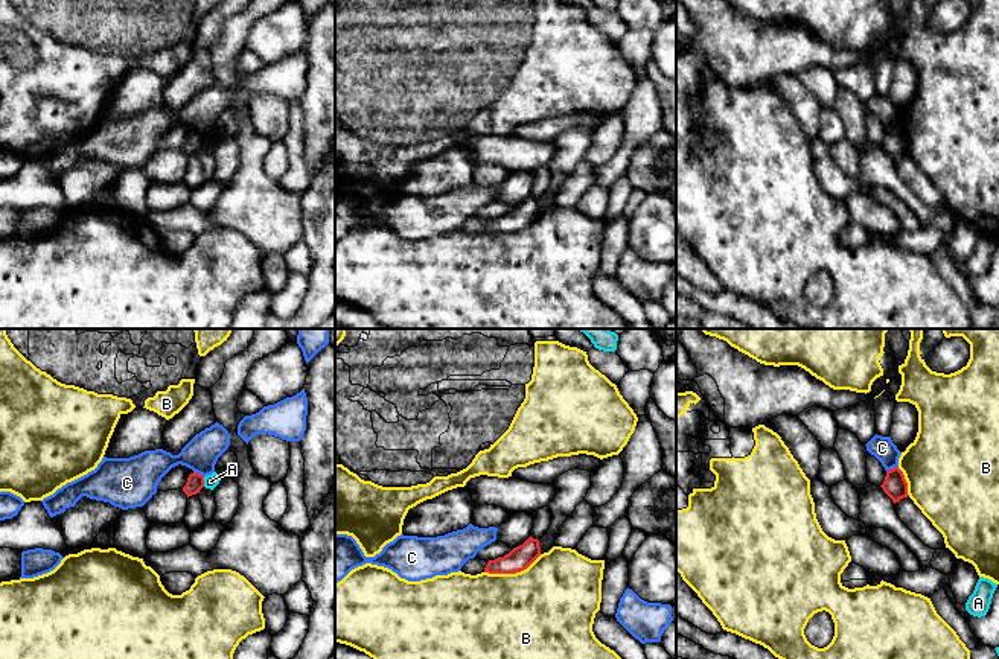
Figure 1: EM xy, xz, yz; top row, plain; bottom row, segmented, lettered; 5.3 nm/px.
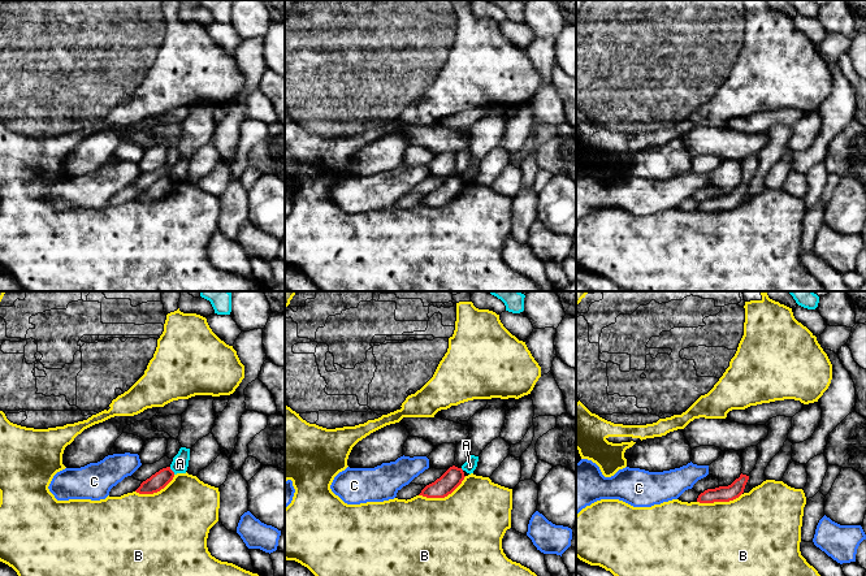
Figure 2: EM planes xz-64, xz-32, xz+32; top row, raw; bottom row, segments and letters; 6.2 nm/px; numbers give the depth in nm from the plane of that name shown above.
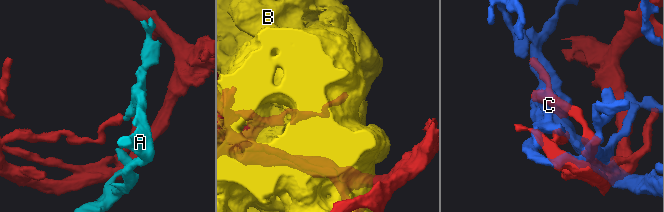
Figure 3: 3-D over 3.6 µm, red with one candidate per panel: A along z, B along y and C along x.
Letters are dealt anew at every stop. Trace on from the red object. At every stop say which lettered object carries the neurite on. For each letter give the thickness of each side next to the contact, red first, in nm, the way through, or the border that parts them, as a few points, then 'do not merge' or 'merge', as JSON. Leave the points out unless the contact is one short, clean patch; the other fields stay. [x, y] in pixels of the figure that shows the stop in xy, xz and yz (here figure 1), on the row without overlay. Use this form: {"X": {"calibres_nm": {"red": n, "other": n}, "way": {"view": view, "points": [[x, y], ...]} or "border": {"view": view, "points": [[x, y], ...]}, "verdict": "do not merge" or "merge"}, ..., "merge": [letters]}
{"A": {"calibres_nm": {"red": 90, "other": 80}, "border": {"view": "xy", "points": [[203, 136], [204, 145]]}, "verdict": "do not merge"}, "B": {"calibres_nm": {"red": 120, "other": 500}, "verdict": "do not merge"}, "C": {"calibres_nm": {"red": 120, "other": 120}, "verdict": "do not merge"}, "merge": []}

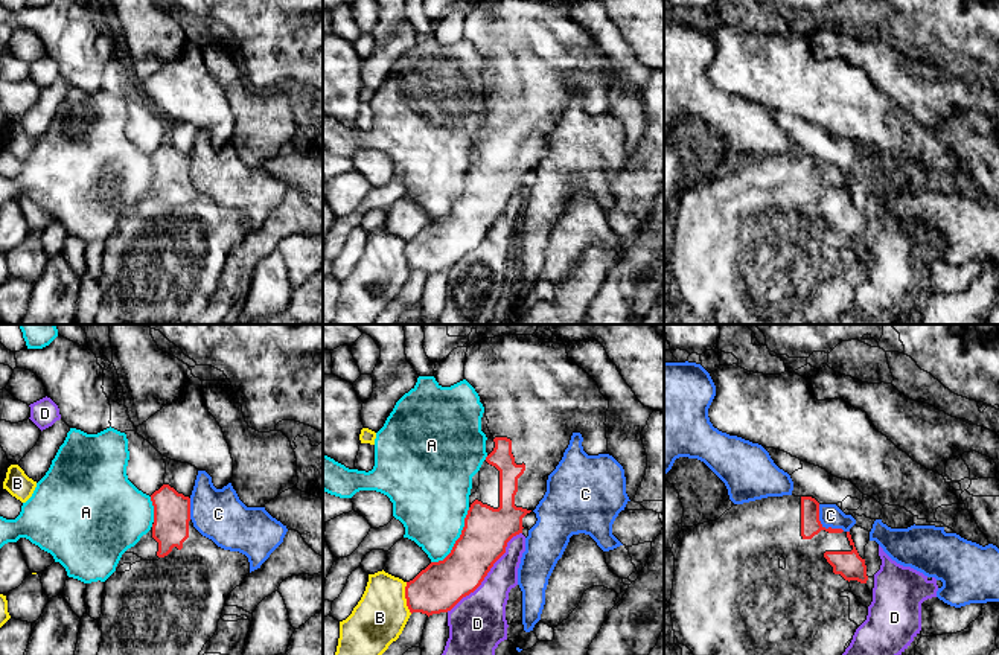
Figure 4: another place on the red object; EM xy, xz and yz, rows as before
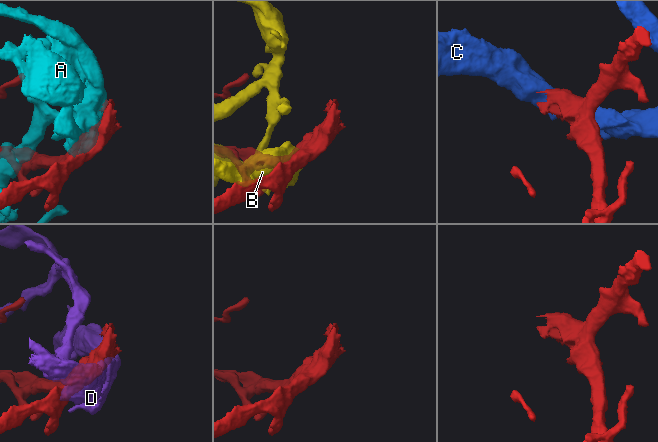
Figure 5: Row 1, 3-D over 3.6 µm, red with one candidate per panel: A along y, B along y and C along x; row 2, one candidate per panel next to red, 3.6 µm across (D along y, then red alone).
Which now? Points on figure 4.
{"A": {"calibres_nm": {"red": 240, "other": 400}, "verdict": "do not merge"}, "B": {"calibres_nm": {"red": 260, "other": 280}, "verdict": "do not merge"}, "C": {"calibres_nm": {"red": 110, "other": 120}, "border": {"view": "yz", "points": [[818, 163], [818, 178], [826, 186], [841, 186], [844, 189]]}, "verdict": "do not merge"}, "D": {"calibres_nm": {"red": 240, "other": 280}, "verdict": "do not merge"}, "merge": []}

